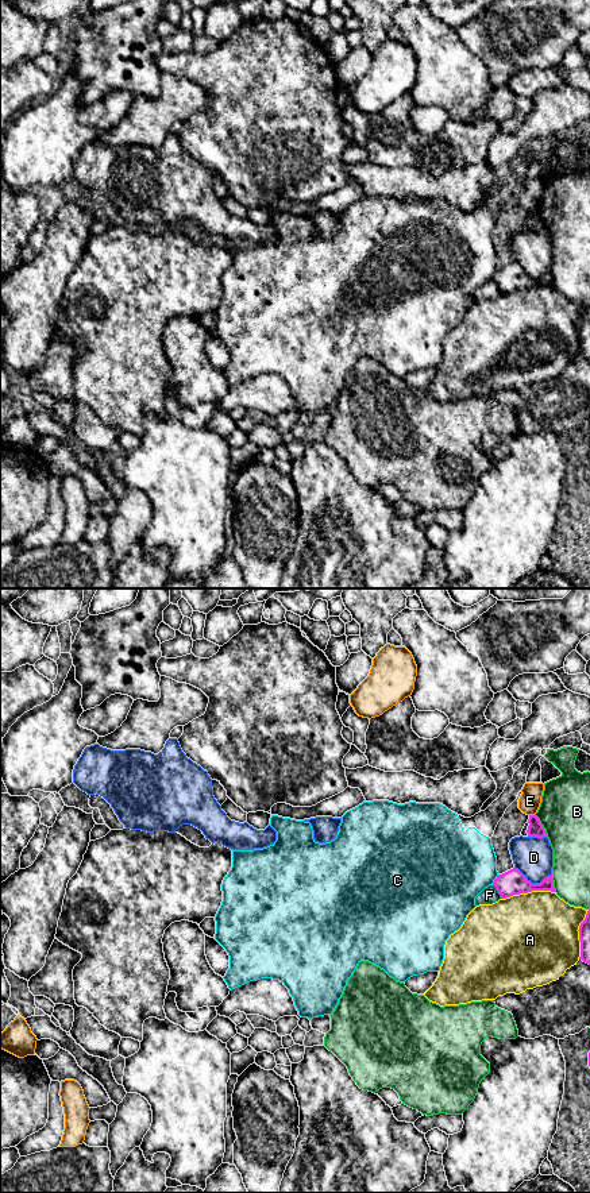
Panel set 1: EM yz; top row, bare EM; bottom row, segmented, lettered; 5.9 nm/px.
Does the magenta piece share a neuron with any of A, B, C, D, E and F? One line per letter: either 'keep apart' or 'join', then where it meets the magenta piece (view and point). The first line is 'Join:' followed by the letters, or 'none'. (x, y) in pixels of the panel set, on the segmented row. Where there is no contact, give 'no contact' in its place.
Join: none
A: keep apart; contact yz (528, 891)
B: keep apart; contact yz (542, 825)
C: keep apart; contact yz (494, 880)
D: keep apart; contact yz (533, 884)
E: keep apart; contact yz (532, 815)
F: keep apart; contact yz (497, 890)

